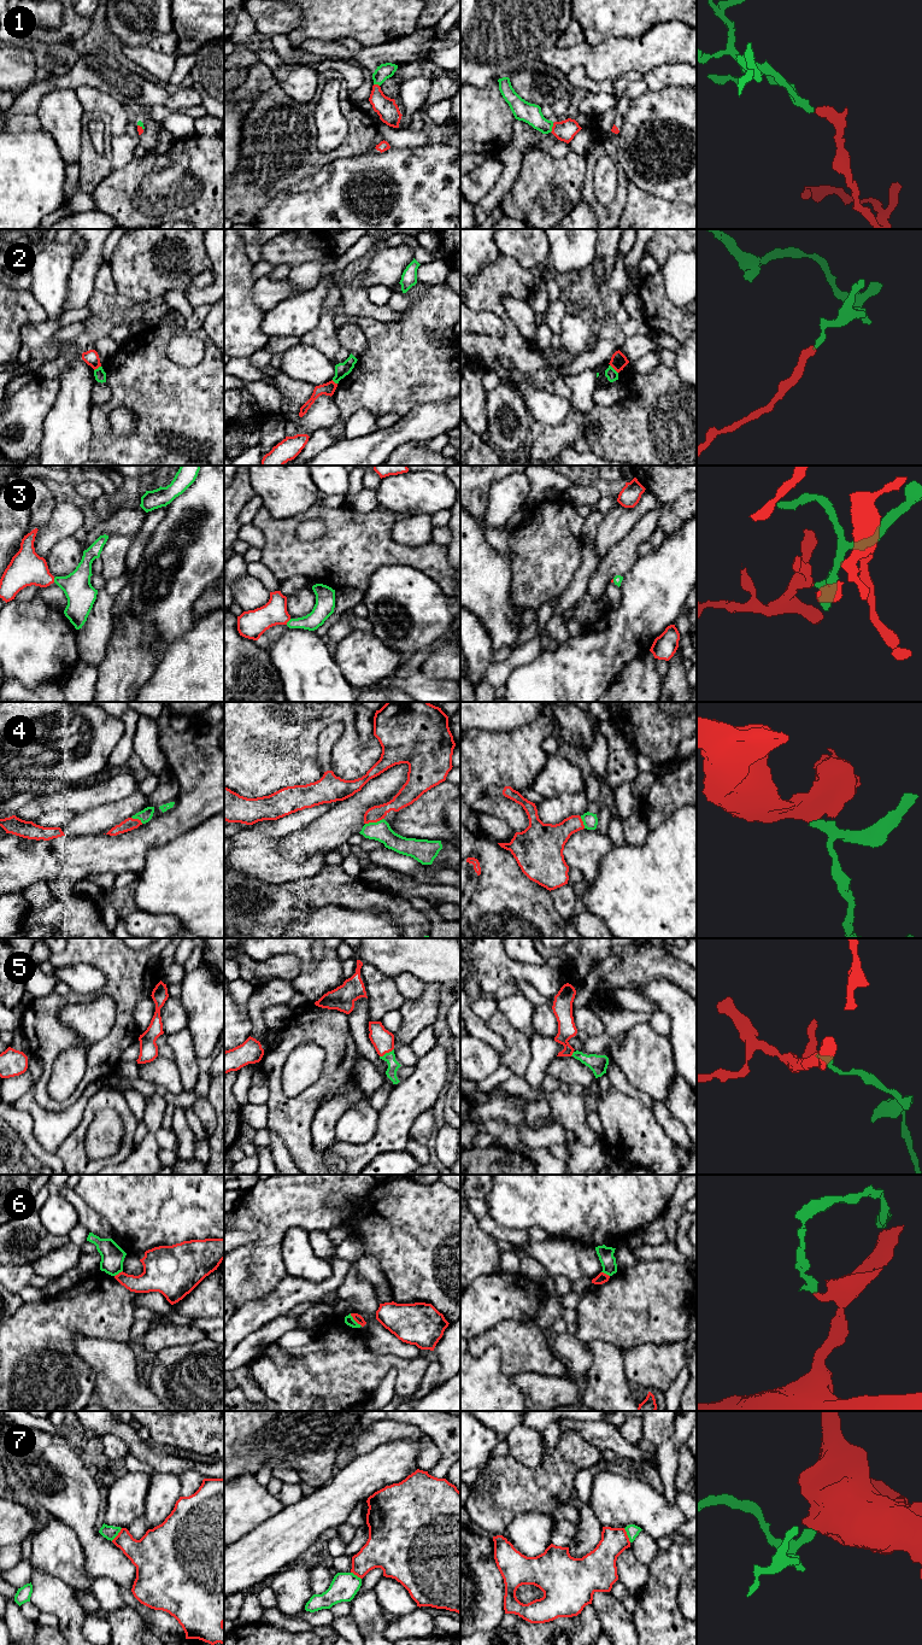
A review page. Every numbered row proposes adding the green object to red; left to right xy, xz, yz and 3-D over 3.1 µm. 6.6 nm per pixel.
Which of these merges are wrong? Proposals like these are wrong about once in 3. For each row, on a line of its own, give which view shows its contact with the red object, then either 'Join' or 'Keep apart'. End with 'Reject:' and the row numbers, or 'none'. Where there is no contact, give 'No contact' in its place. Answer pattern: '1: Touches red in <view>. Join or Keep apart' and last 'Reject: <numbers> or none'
1: Touches red in yz. Join
2: Touches red in yz. Keep apart
3: Touches red in xz. Join
4: Touches red in xz. Join
5: Touches red in xz. Join
6: Touches red in xz. Keep apart
7: Touches red in yz. Keep apart
Reject: 2, 6, 7

